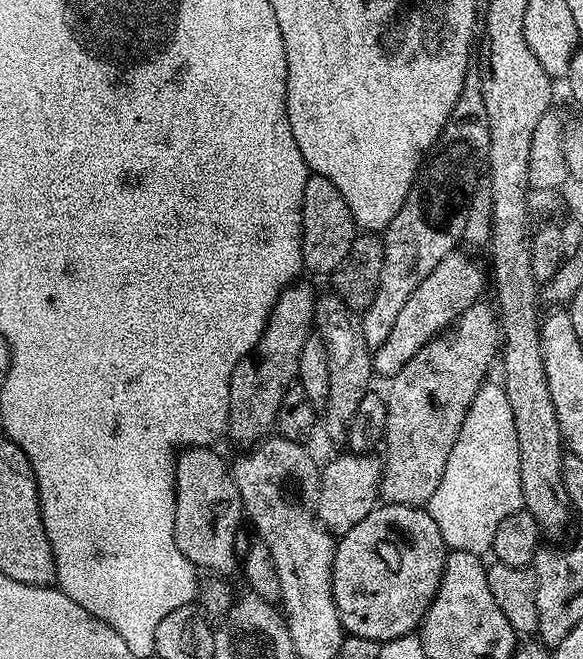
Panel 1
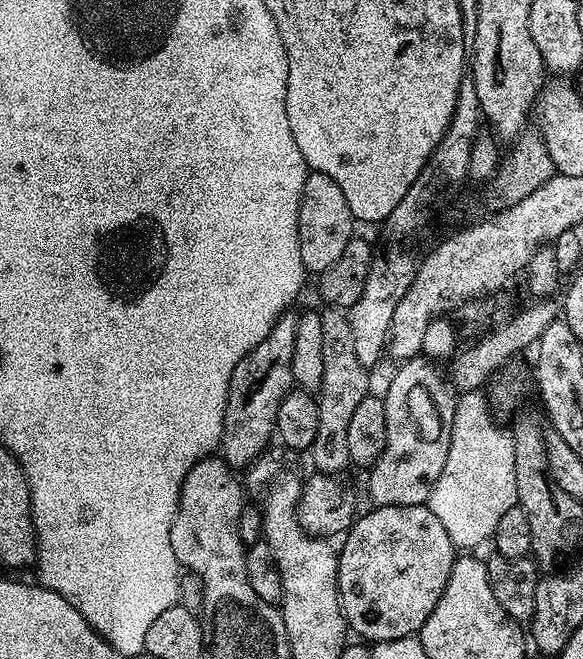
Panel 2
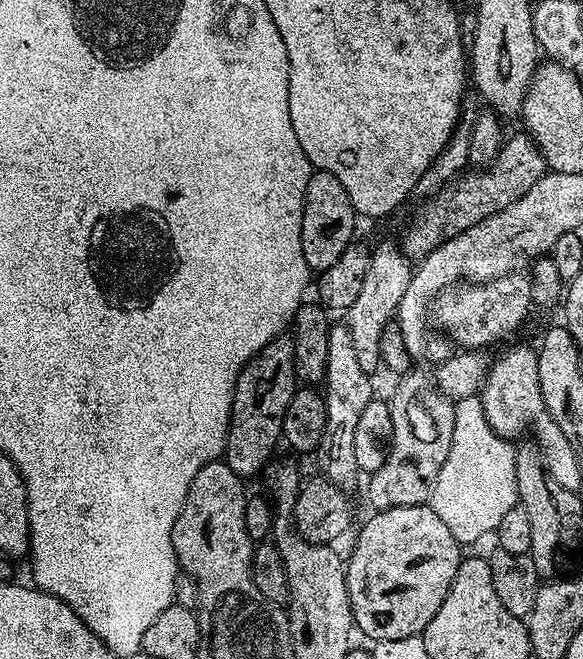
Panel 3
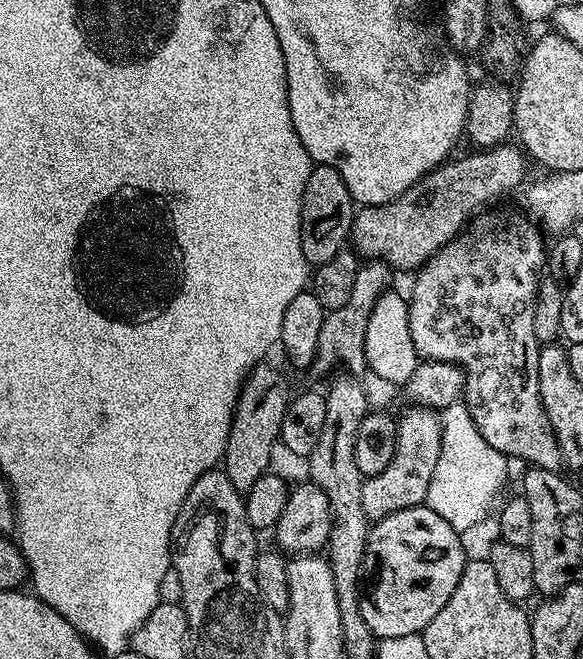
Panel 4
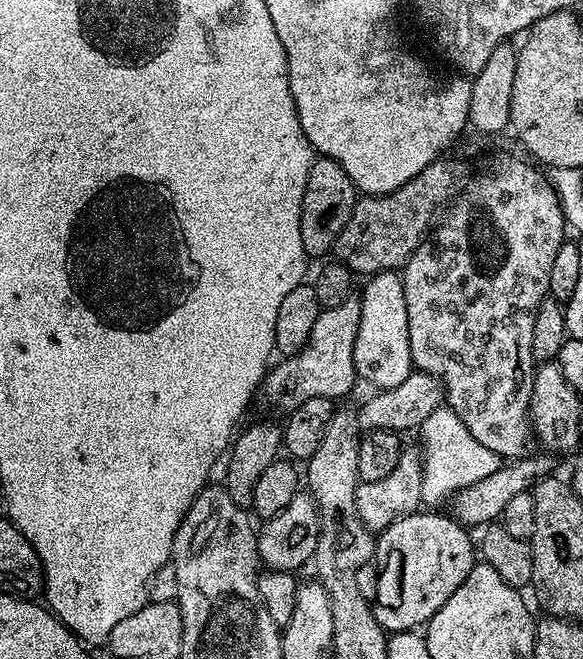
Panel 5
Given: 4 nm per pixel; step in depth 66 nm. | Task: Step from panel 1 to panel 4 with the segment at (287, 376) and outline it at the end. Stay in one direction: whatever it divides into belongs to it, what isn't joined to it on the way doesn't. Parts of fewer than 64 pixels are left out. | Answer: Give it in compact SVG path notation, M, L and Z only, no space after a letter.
M268 363L257 364L244 377L222 461L222 470L242 494L248 493L251 487L269 471L268 463L272 460L272 451L278 448L282 418L284 411L288 409L290 399L290 391L288 392L288 384L284 381L283 374Z

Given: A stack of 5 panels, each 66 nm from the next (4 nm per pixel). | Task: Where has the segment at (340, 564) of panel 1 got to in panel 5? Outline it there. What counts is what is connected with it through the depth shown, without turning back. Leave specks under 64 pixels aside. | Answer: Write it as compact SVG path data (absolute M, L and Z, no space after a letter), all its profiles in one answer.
M417 510L394 522L376 540L375 555L380 556L384 565L380 568L380 577L376 580L376 600L371 601L374 618L383 626L385 632L410 632L427 625L428 620L446 606L446 598L466 582L466 574L478 562L478 552L474 540L468 537L469 529L451 515L439 516L436 510Z

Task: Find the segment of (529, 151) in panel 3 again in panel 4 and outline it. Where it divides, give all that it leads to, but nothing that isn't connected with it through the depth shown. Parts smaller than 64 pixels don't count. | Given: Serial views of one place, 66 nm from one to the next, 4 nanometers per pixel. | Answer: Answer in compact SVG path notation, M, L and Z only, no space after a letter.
M505 142L487 150L473 151L473 156L464 156L461 160L449 159L433 172L427 172L417 184L410 186L410 190L406 190L398 198L385 204L370 204L361 207L352 217L351 247L361 257L372 262L387 264L392 270L401 268L402 271L411 273L413 270L423 268L431 256L436 255L440 249L446 247L465 231L464 223L468 219L469 223L473 218L488 210L484 208L498 203L503 196L510 195L520 183L521 185L525 183L524 171L527 170L529 161L525 153L515 143L513 144Z

